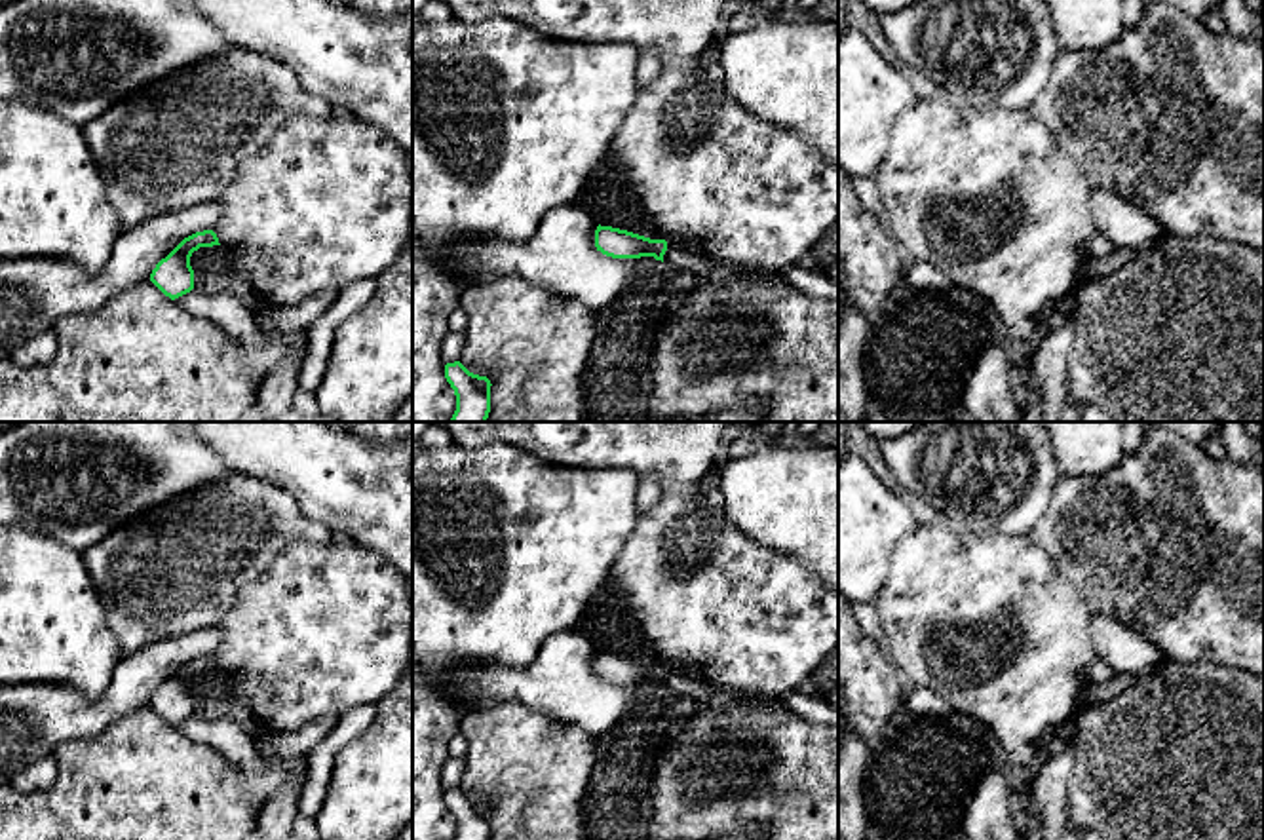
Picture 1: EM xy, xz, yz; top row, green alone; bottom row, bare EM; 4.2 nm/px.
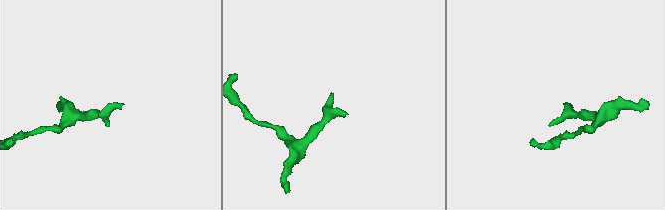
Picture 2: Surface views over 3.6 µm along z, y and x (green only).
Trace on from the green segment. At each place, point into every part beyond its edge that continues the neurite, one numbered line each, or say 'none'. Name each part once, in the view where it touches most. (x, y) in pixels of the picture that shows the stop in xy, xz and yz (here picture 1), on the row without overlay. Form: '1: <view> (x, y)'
1: xz (702, 692)

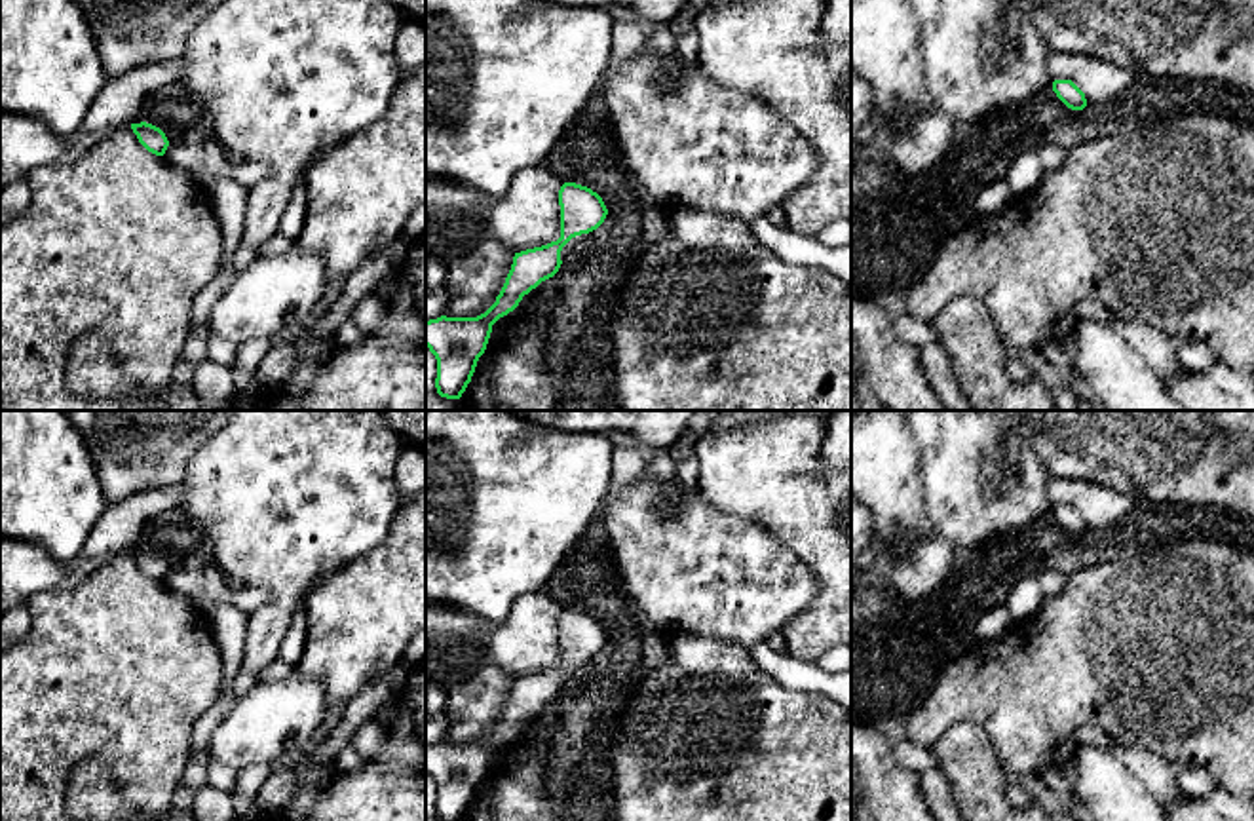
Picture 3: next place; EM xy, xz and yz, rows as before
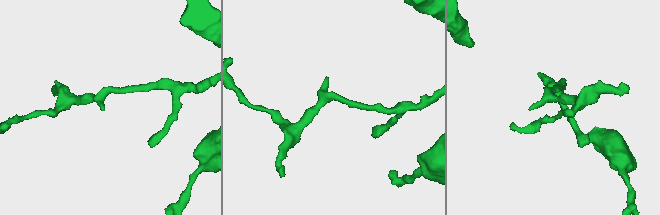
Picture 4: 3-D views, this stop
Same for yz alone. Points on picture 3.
none

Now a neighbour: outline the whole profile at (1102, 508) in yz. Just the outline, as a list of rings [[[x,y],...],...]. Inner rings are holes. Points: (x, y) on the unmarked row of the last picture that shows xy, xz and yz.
[[[1051,479],[1047,496],[1053,506],[1072,506],[1085,519],[1087,530],[1119,532],[1142,509],[1130,496],[1083,479]]]

